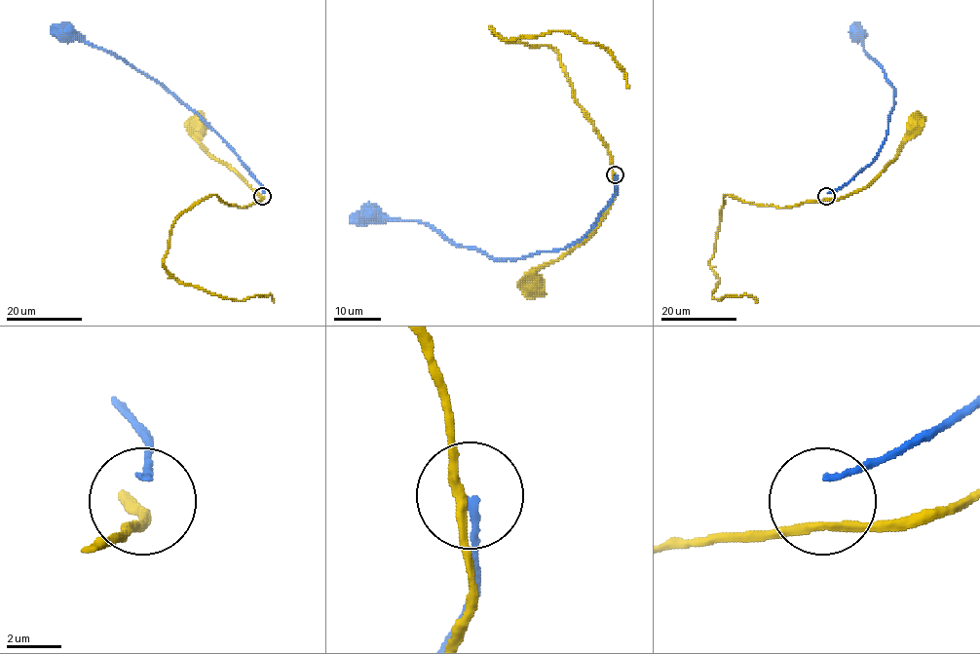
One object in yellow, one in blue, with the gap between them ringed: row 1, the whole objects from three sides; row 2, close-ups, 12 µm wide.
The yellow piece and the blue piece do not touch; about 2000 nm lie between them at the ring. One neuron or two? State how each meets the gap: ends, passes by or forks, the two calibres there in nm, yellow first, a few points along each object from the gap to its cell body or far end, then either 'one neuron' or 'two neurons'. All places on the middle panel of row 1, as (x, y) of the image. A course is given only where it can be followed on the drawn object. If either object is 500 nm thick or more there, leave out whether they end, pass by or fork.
yellow passes by; blue ends; calibres 320 and 260 nm; course yellow (614, 174), (616, 196), (601, 223), (583, 243), (545, 263), (536, 272), (542, 284), (534, 288); course blue (616, 174), (614, 197), (581, 239), (516, 259), (493, 259), (456, 245), (425, 223), (390, 219), (371, 210); two neurons

